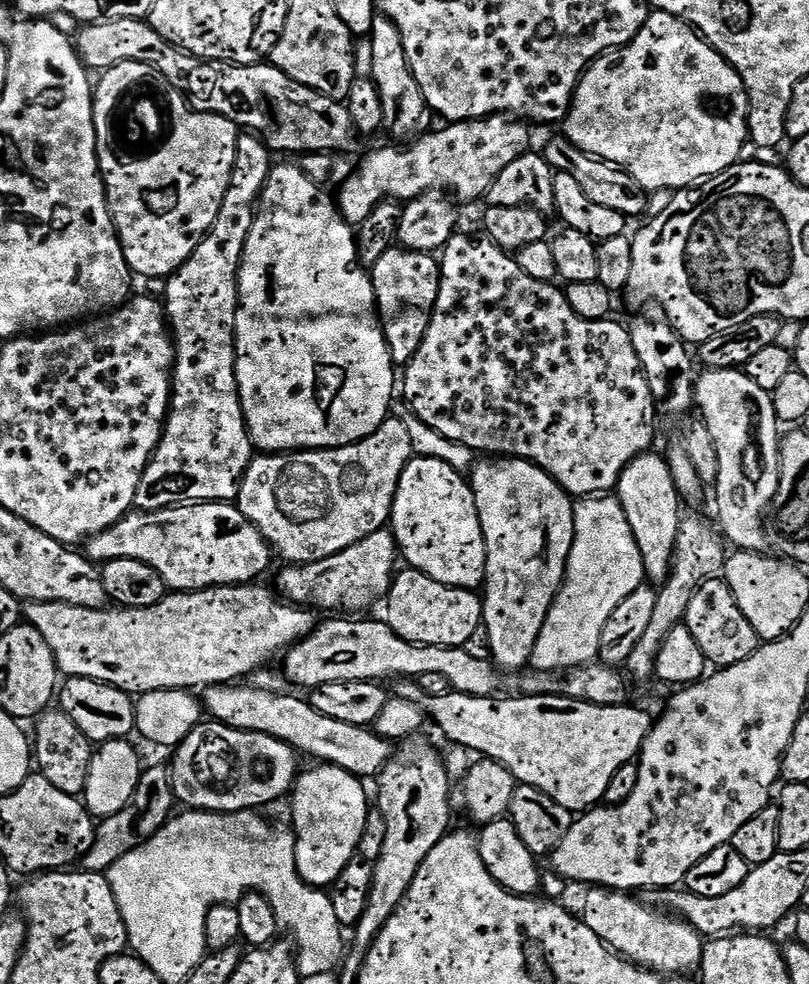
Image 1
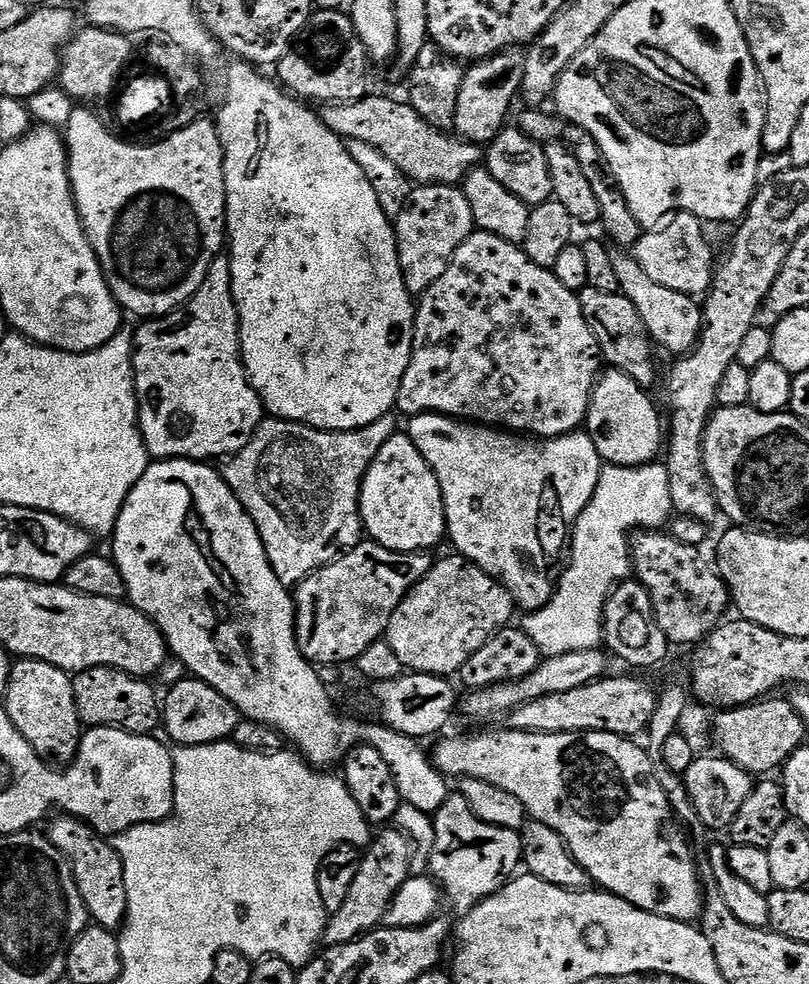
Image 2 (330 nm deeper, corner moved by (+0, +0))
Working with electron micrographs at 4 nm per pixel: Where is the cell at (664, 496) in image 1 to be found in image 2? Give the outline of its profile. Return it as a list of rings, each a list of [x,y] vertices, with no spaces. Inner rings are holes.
[[[615,370],[605,371],[597,379],[596,387],[592,390],[592,401],[588,407],[586,431],[605,465],[617,464],[627,468],[637,468],[642,464],[653,463],[659,457],[656,456],[659,452],[661,455],[662,424],[660,428],[660,412],[656,409],[655,402],[648,395],[649,393],[641,388],[638,382],[634,382],[626,374]]]

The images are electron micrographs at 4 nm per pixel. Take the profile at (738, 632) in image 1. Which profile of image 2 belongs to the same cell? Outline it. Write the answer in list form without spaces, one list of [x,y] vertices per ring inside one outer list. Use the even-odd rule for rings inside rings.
[[[640,530],[631,537],[630,555],[635,579],[648,591],[656,621],[669,645],[699,645],[721,623],[720,615],[730,608],[728,587],[709,557],[707,560],[702,553],[700,548],[686,546],[660,530]]]

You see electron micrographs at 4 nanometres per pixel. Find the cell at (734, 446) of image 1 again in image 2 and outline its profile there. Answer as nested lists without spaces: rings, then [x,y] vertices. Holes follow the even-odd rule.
[[[624,250],[610,251],[610,262],[614,262],[614,271],[618,274],[620,292],[638,310],[642,322],[646,326],[648,335],[651,336],[653,345],[665,348],[673,352],[673,357],[679,358],[692,351],[696,346],[696,340],[700,337],[700,327],[704,321],[704,313],[701,305],[693,297],[682,294],[678,290],[669,290],[667,286],[658,286],[638,266],[635,255]]]

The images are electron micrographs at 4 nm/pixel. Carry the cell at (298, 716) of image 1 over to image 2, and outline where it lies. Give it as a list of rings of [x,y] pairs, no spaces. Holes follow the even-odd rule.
[[[517,728],[503,731],[441,739],[436,753],[431,753],[431,760],[436,769],[449,778],[478,778],[490,782],[490,786],[498,786],[498,790],[506,790],[506,794],[514,794],[531,819],[550,826],[550,830],[563,838],[569,854],[579,862],[593,885],[655,916],[699,921],[702,885],[697,861],[692,861],[692,852],[688,849],[689,837],[672,813],[670,802],[666,802],[647,751],[641,745],[639,748],[635,739],[613,732],[546,734],[520,732]]]

